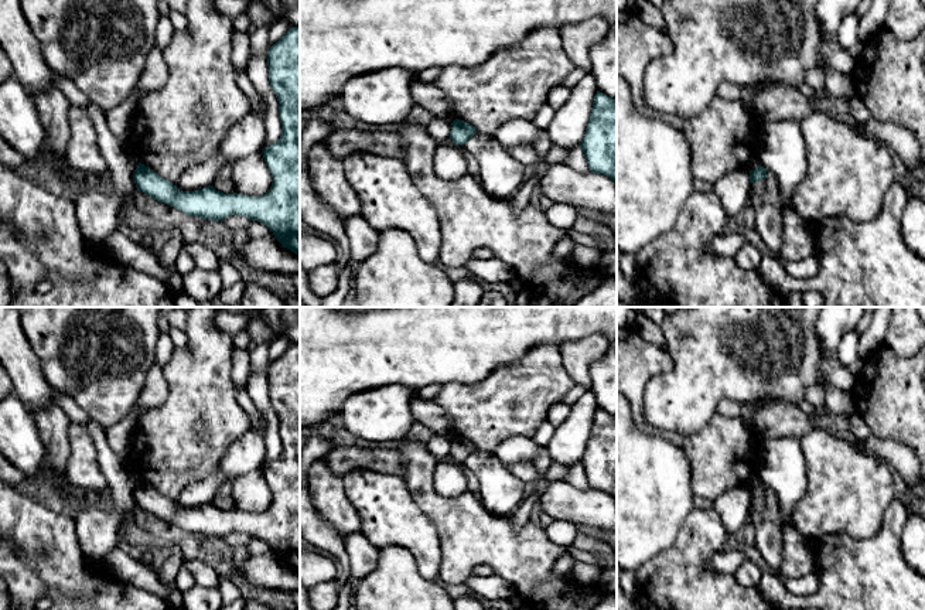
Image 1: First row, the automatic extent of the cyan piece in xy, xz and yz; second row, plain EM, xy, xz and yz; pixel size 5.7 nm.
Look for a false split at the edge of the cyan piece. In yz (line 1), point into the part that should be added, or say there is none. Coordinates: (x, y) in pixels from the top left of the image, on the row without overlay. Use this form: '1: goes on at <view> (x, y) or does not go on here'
1: does not go on here

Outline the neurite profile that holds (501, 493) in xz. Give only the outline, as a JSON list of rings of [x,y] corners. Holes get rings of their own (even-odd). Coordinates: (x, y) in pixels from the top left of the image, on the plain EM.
[[[475,450],[464,461],[479,481],[482,505],[494,515],[512,515],[520,505],[525,483],[515,477],[492,451]]]

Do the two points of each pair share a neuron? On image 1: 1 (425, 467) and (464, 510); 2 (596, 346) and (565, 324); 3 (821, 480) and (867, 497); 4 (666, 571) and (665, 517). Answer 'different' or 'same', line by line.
1: same
2: different
3: same
4: different

